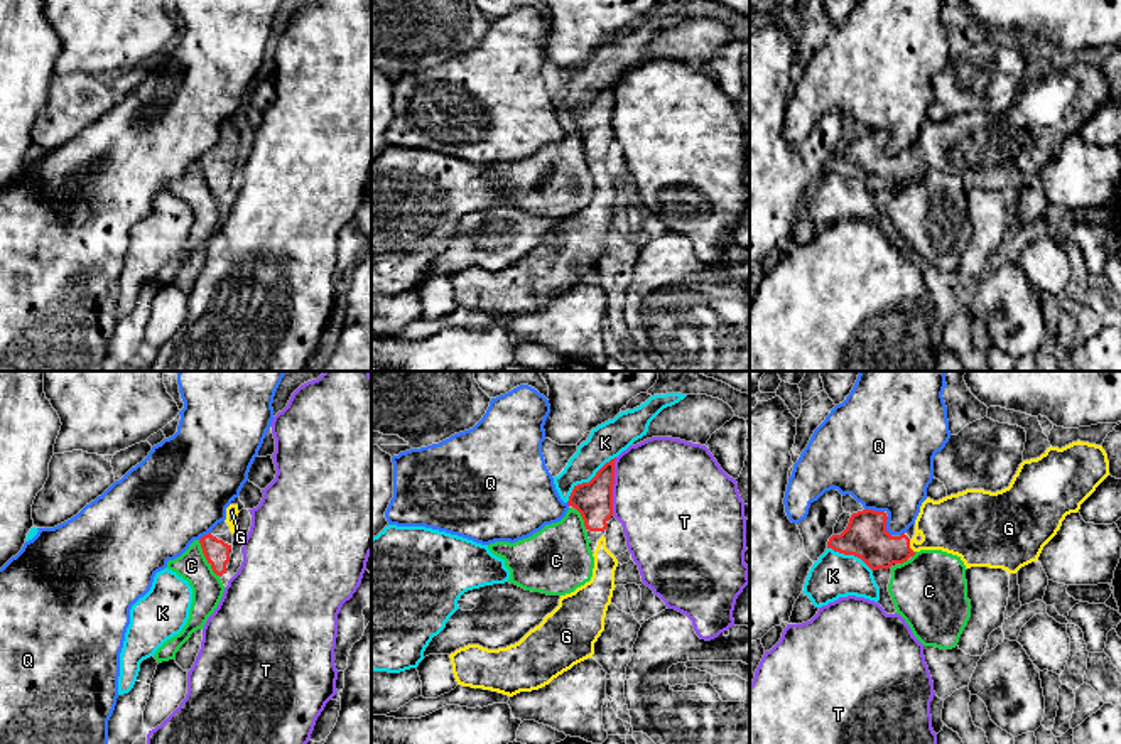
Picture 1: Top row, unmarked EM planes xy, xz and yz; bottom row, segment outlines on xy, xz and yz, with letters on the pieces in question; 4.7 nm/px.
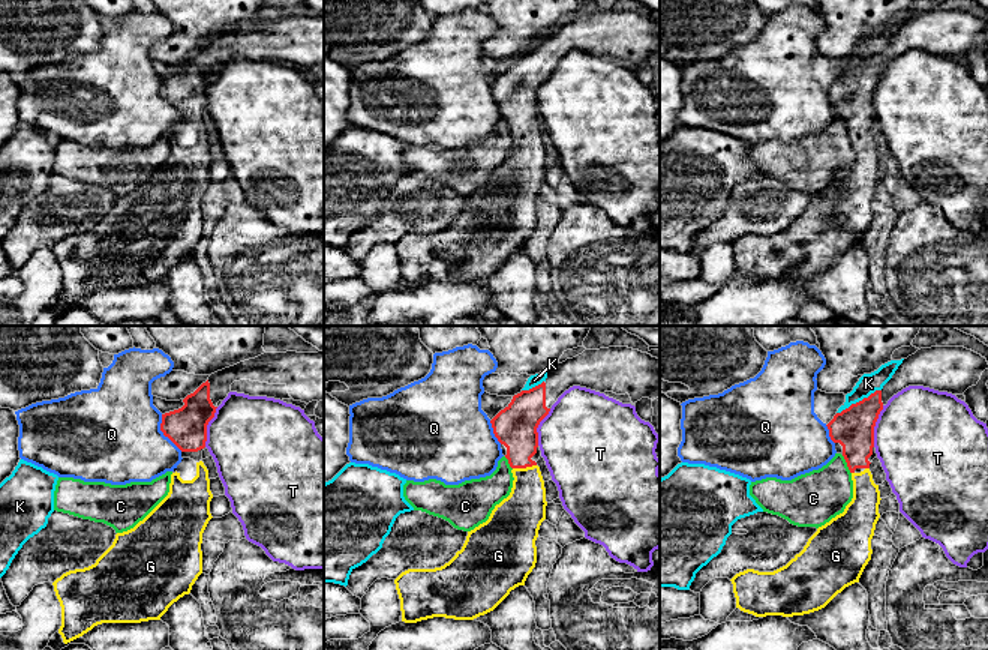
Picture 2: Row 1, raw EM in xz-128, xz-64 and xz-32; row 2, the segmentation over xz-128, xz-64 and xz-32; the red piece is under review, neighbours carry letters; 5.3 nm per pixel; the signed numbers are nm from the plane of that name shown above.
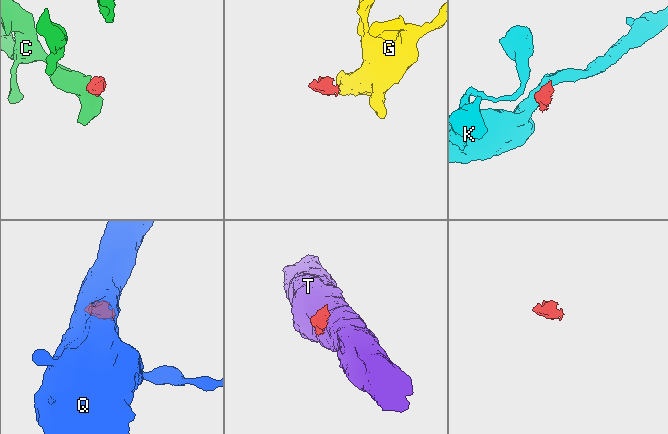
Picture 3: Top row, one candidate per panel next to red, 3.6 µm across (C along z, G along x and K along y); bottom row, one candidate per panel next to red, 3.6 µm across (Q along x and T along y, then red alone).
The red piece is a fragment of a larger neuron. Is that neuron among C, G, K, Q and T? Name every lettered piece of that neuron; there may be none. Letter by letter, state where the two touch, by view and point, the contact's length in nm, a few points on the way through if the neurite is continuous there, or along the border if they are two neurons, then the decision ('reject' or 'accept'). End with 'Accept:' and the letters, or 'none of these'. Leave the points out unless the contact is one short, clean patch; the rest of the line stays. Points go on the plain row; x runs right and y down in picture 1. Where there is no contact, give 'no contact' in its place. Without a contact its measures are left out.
C: meets red in xy at (206, 181); contact 200 nm long; border along xy (198, 162), (206, 184), (220, 198); reject
G: meets red in yz at (909, 169); contact 70 nm long; runs through yz (865, 159), (877, 169), (909, 169), (956, 147); accept
K: meets red in xz at (590, 103); contact 320 nm long; border along xz (615, 78), (588, 103), (579, 105), (566, 124); reject
Q: meets red in yz at (873, 132); contact 100 nm long; border along yz (865, 130), (883, 134); reject
T: meets red in xz at (611, 108); contact 280 nm long; border along xz (617, 80), (611, 135); reject
Accept: G

